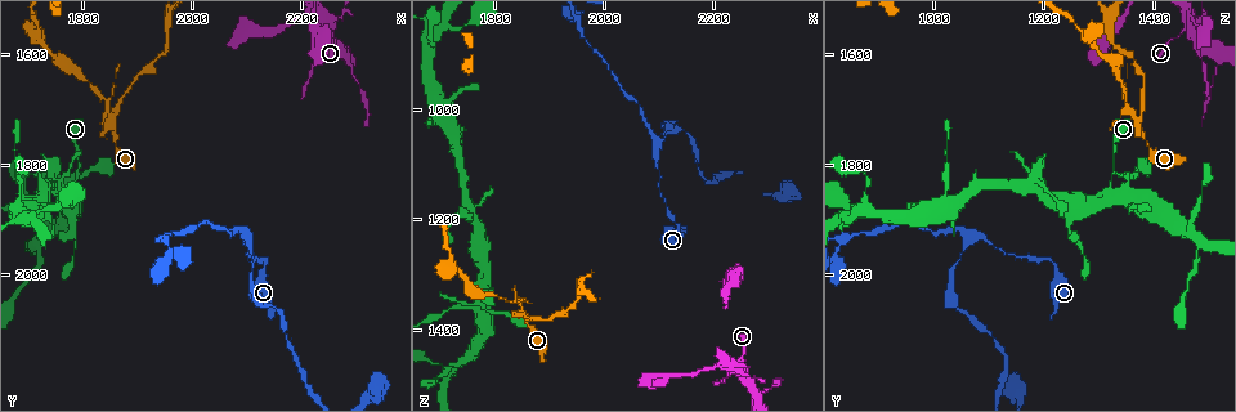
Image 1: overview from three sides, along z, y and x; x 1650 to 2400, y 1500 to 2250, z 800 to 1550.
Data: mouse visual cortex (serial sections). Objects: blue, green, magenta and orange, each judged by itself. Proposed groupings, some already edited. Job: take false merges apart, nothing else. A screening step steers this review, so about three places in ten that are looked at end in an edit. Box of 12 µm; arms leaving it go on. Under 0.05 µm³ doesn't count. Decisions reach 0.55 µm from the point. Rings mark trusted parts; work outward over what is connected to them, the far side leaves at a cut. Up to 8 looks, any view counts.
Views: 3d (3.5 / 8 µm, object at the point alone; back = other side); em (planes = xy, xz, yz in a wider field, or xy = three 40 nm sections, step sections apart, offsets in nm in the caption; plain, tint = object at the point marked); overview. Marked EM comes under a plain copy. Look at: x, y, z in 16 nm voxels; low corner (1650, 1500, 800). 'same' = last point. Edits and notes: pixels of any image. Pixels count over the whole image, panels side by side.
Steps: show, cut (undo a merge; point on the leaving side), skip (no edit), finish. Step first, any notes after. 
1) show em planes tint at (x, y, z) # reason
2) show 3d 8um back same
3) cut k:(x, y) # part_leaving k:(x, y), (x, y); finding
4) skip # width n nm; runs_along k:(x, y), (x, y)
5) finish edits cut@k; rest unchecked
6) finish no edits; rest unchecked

show 3d 3.5um back at (2130, 1975, 1205) # thick turns thin

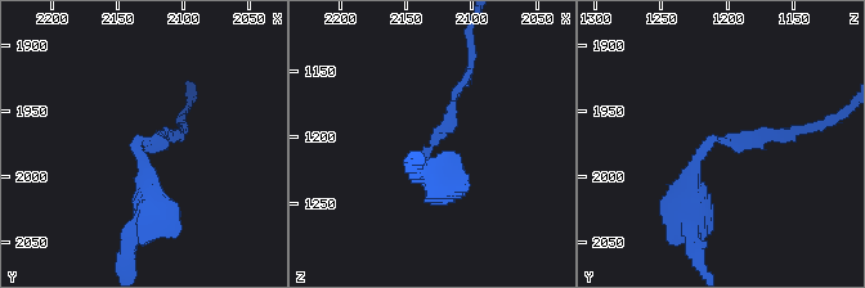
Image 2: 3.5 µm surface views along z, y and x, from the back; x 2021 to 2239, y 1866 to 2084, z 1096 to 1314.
show em xy step 2 tint at (2134, 1974, 1208)

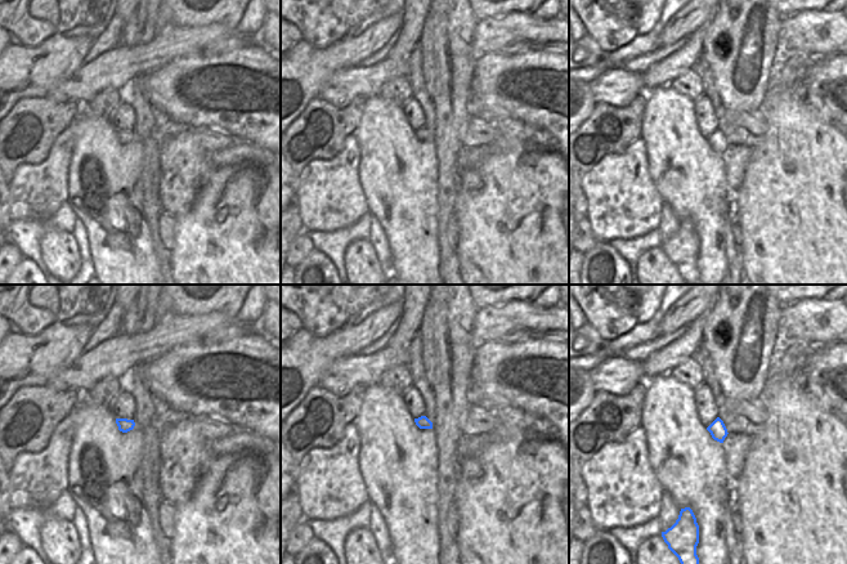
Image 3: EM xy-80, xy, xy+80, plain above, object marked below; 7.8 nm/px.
skip # arm_widths 100, 400 nm; runs_along 2:(689, 207), (706, 144), (792, 133); one cell here

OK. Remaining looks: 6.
show 3d 8um at (2240, 1555, 1470) # thin arm on a thick one

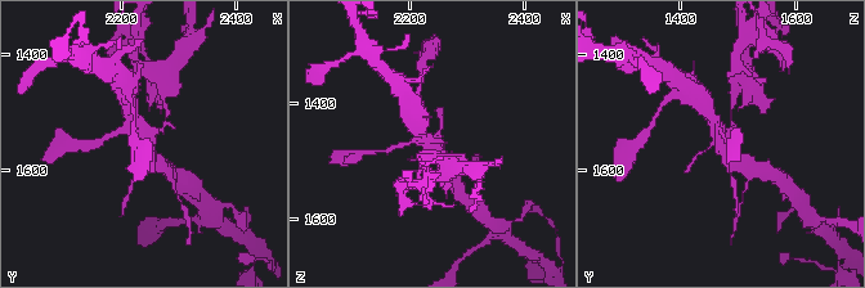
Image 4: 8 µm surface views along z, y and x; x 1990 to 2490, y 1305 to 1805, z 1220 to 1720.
show 3d 3.5um at (2250, 1555, 1470) # closer look

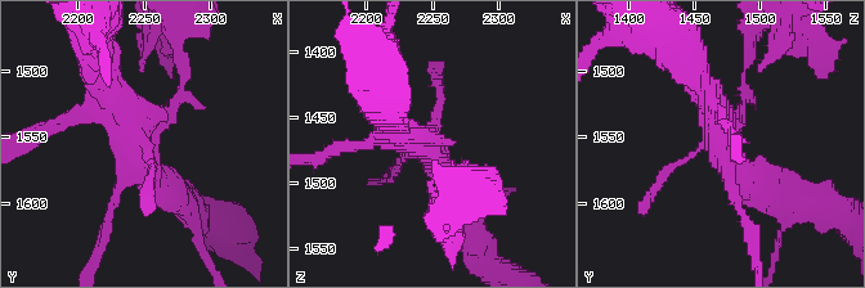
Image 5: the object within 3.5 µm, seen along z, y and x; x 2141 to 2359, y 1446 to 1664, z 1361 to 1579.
show em xy step 1 tint at (2246, 1556, 1466) # now the EM

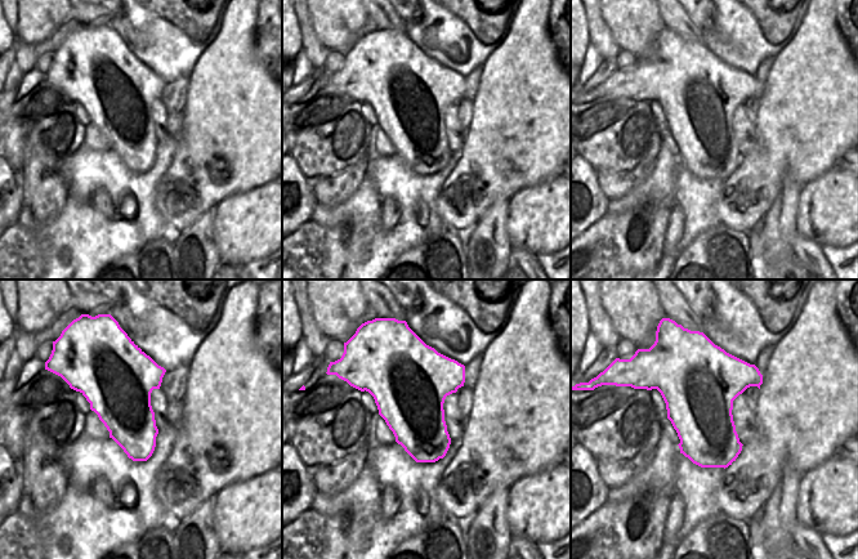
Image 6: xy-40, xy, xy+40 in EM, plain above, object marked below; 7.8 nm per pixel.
cut 5:(173, 62) # part_leaving 5:(169, 112), (182, 97), (205, 108); two cells meet here

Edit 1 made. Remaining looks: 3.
show overview # redraw

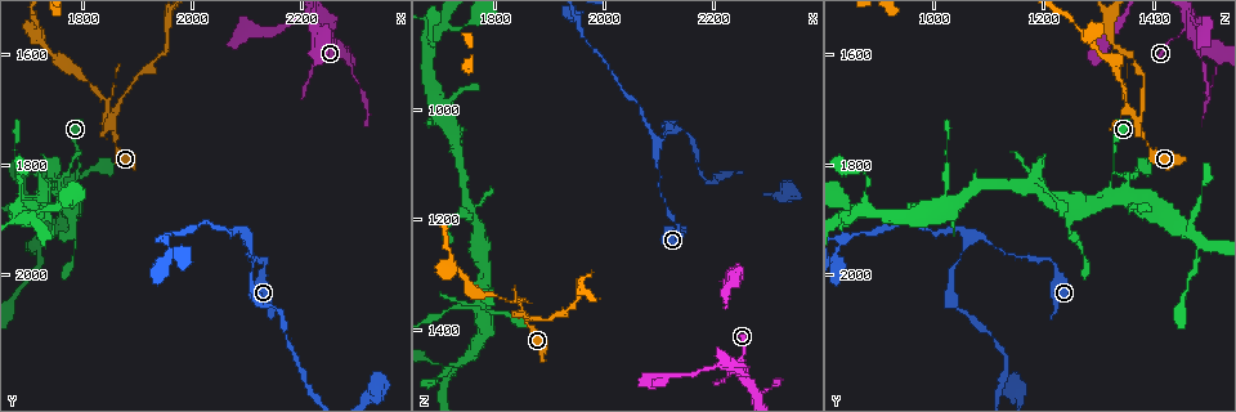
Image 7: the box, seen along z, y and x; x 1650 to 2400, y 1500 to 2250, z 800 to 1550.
show 3d 3.5um back at (1755, 1850, 1185) # arms part here

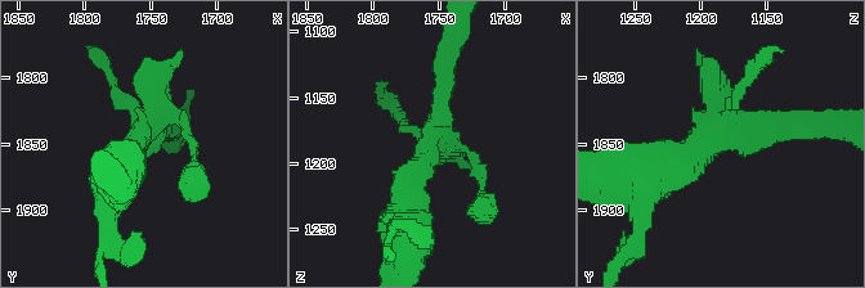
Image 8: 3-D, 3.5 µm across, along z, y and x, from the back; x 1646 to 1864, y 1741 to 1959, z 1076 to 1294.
show em xy step 1 tint at (1758, 1844, 1182)

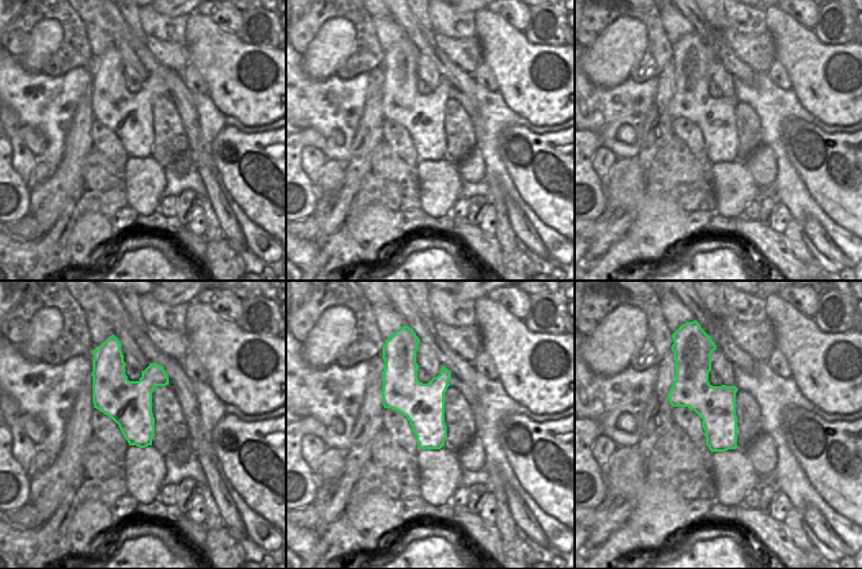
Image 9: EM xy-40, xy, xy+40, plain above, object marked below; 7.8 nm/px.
skip # width 340 nm; runs_along 8:(411, 215), (446, 59); one cell here

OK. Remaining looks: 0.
finish edits cut@5; rest unchecked

